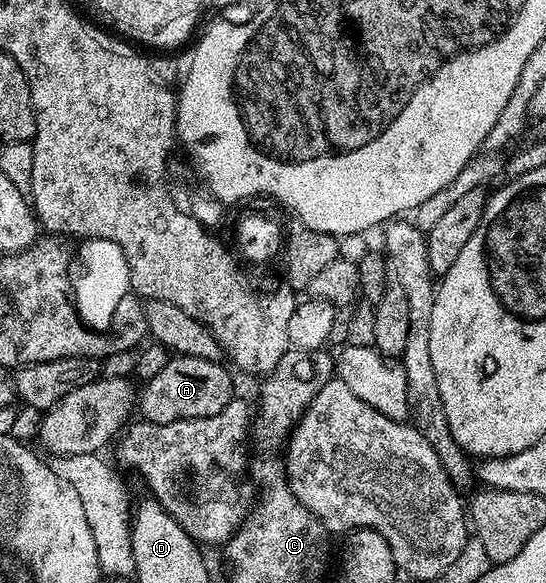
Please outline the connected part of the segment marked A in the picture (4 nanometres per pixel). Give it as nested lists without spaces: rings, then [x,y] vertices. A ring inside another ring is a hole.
[[[172,357],[171,362],[165,364],[165,368],[161,368],[161,372],[157,372],[157,376],[153,376],[142,387],[143,395],[137,398],[138,413],[140,410],[143,413],[140,415],[146,421],[157,424],[217,416],[217,412],[221,412],[221,408],[225,408],[225,404],[229,404],[233,397],[232,371],[221,363],[210,358]]]

